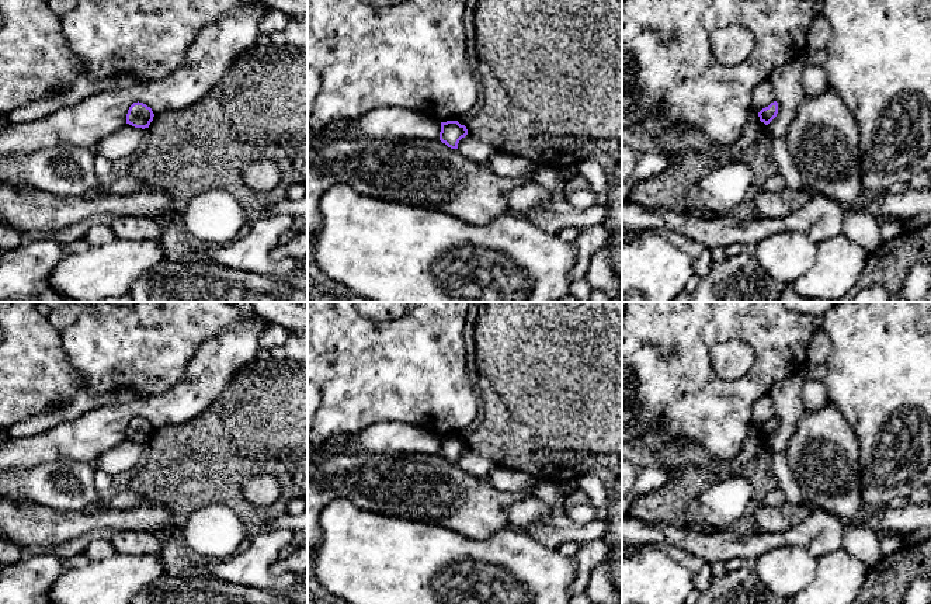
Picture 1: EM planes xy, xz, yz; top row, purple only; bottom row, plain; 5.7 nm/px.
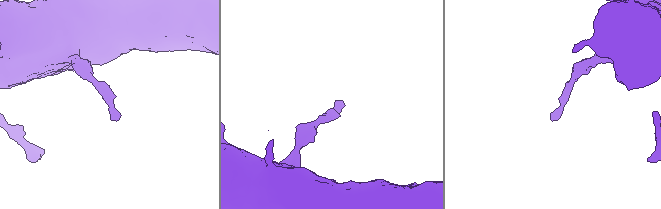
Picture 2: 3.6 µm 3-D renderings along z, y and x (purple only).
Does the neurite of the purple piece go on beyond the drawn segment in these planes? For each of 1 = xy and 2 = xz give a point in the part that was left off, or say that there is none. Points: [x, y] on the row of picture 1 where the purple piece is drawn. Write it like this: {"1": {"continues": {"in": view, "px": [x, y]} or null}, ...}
{"1": {"continues": null}, "2": {"continues": null}}

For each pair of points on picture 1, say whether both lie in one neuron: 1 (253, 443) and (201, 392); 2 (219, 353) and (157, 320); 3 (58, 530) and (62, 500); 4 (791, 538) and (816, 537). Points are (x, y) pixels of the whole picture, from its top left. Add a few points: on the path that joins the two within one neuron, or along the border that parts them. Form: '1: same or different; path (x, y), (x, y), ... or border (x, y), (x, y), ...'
1: different; border (232, 377), (225, 391), (212, 403), (184, 422)
2: different; border (229, 325), (201, 344), (184, 371)
3: different; border (30, 502), (58, 510), (77, 510), (93, 506)
4: same; path (796, 537), (810, 537)

